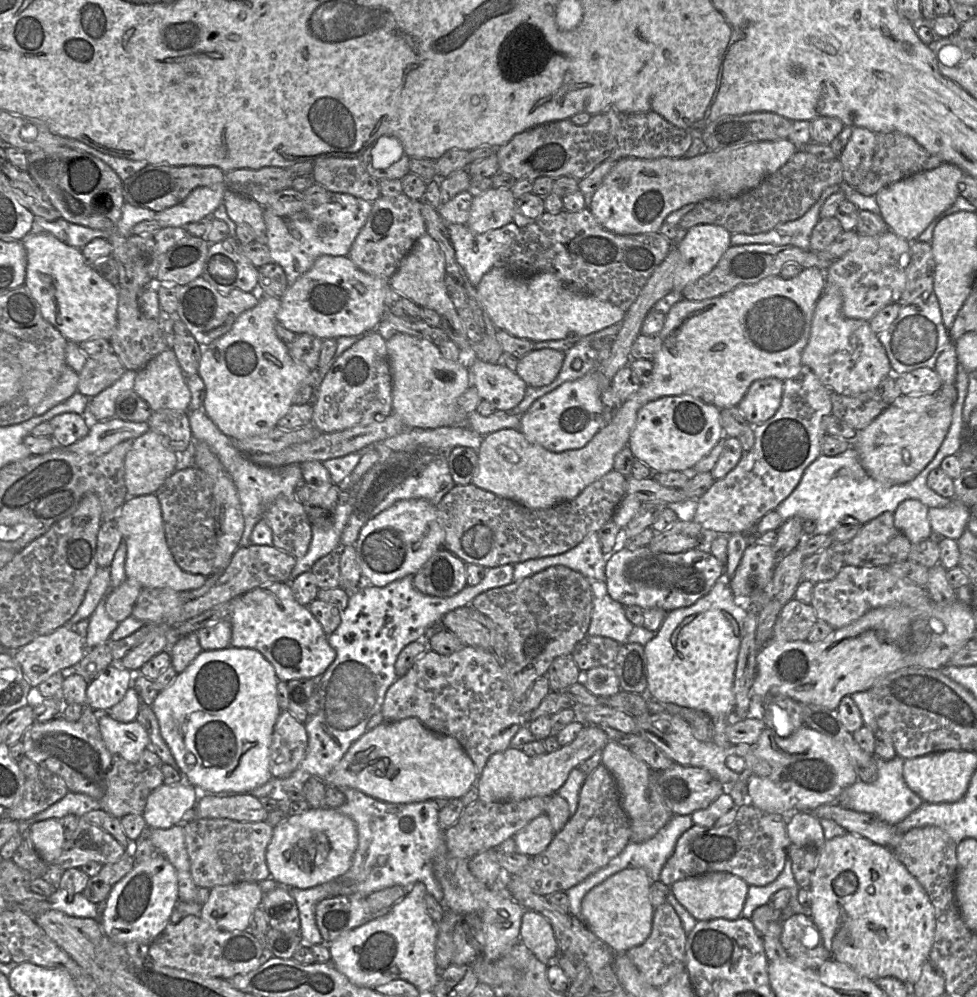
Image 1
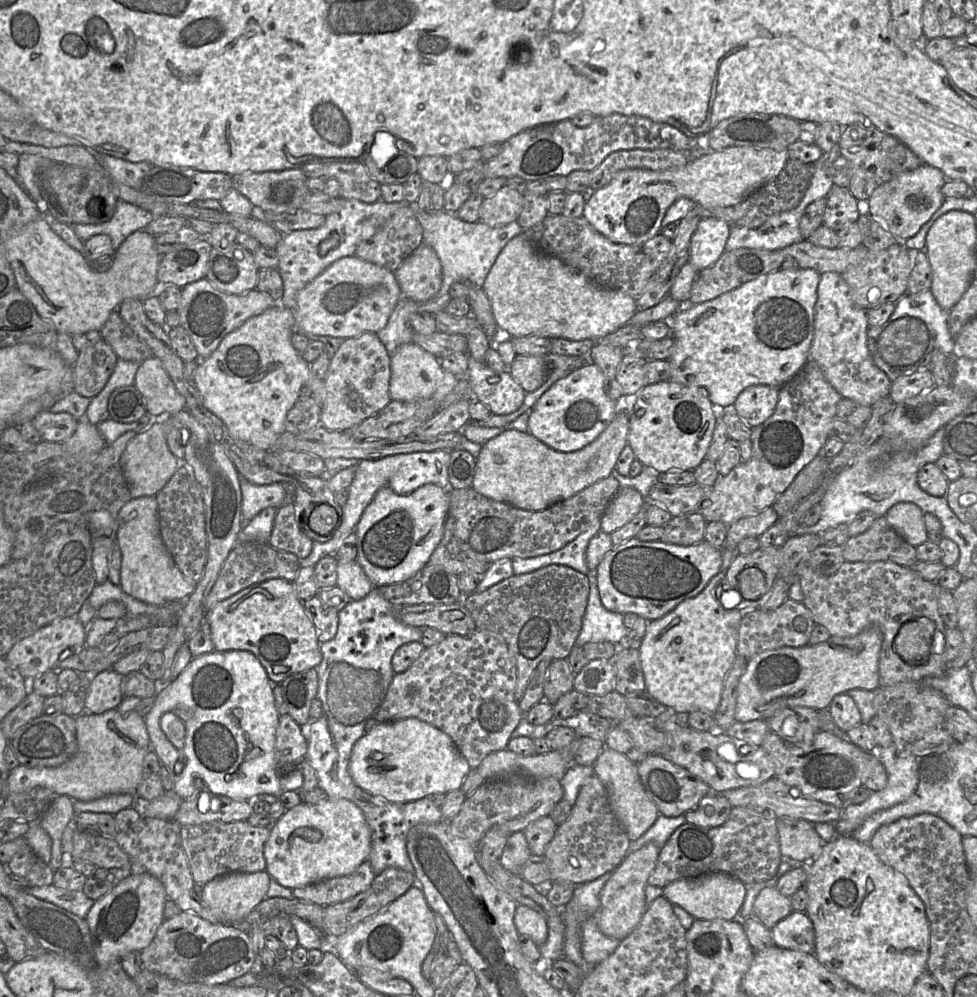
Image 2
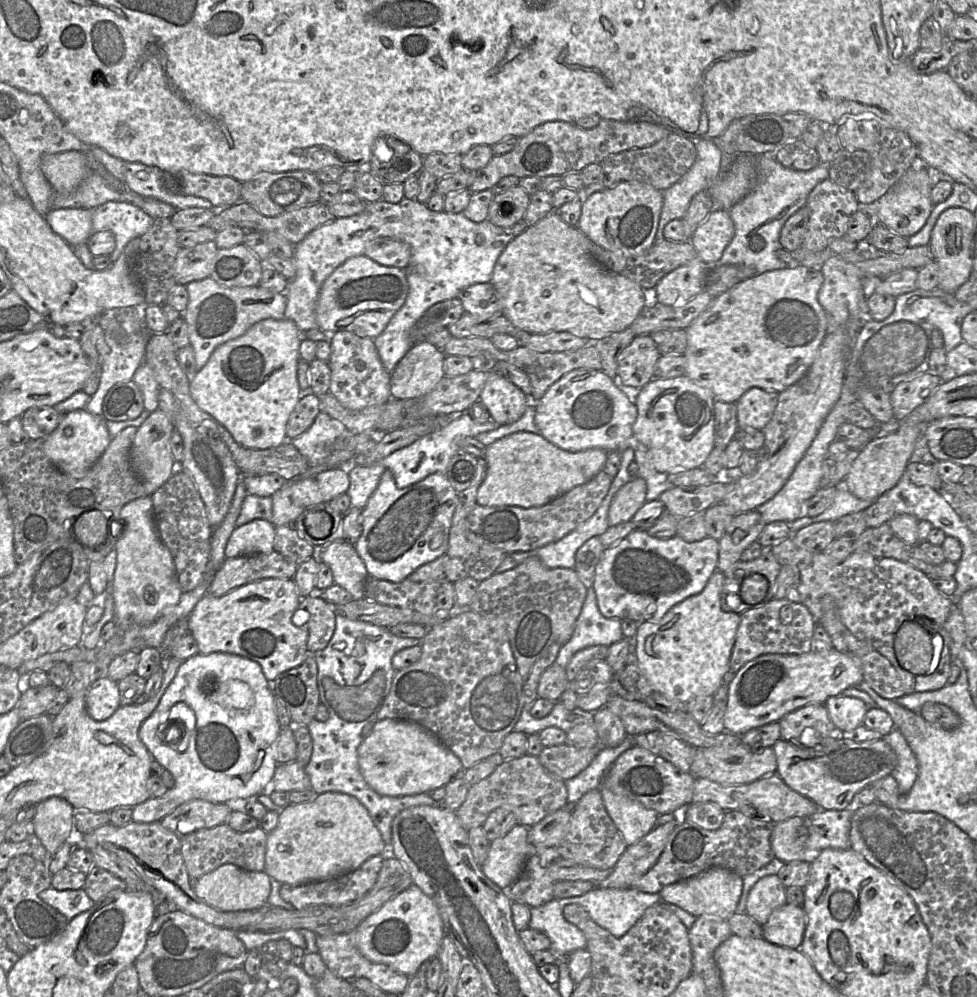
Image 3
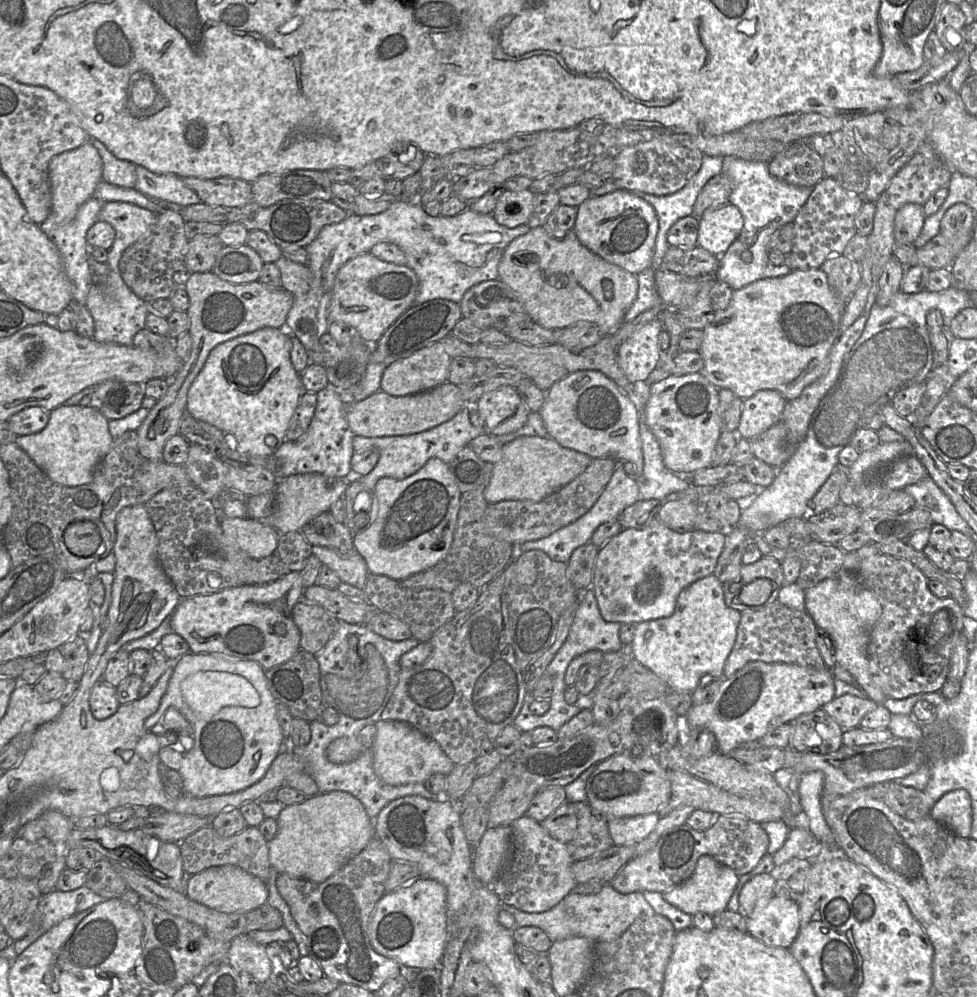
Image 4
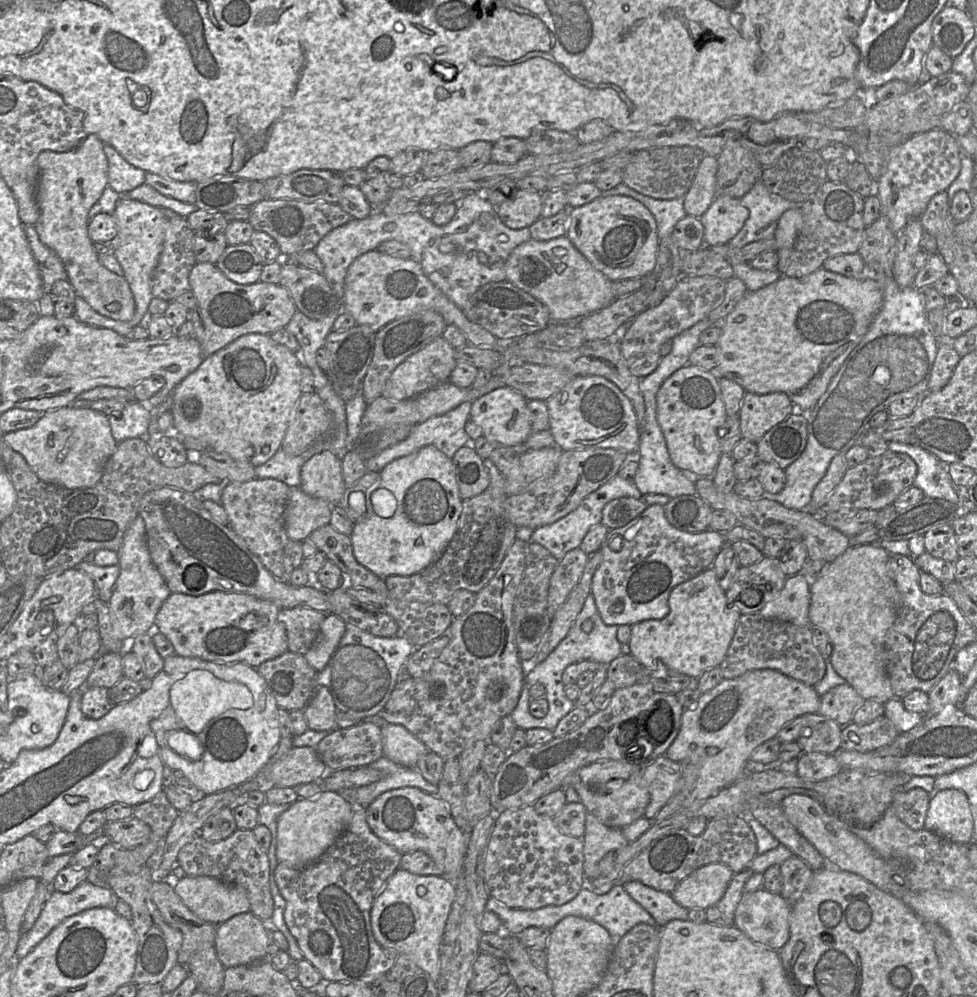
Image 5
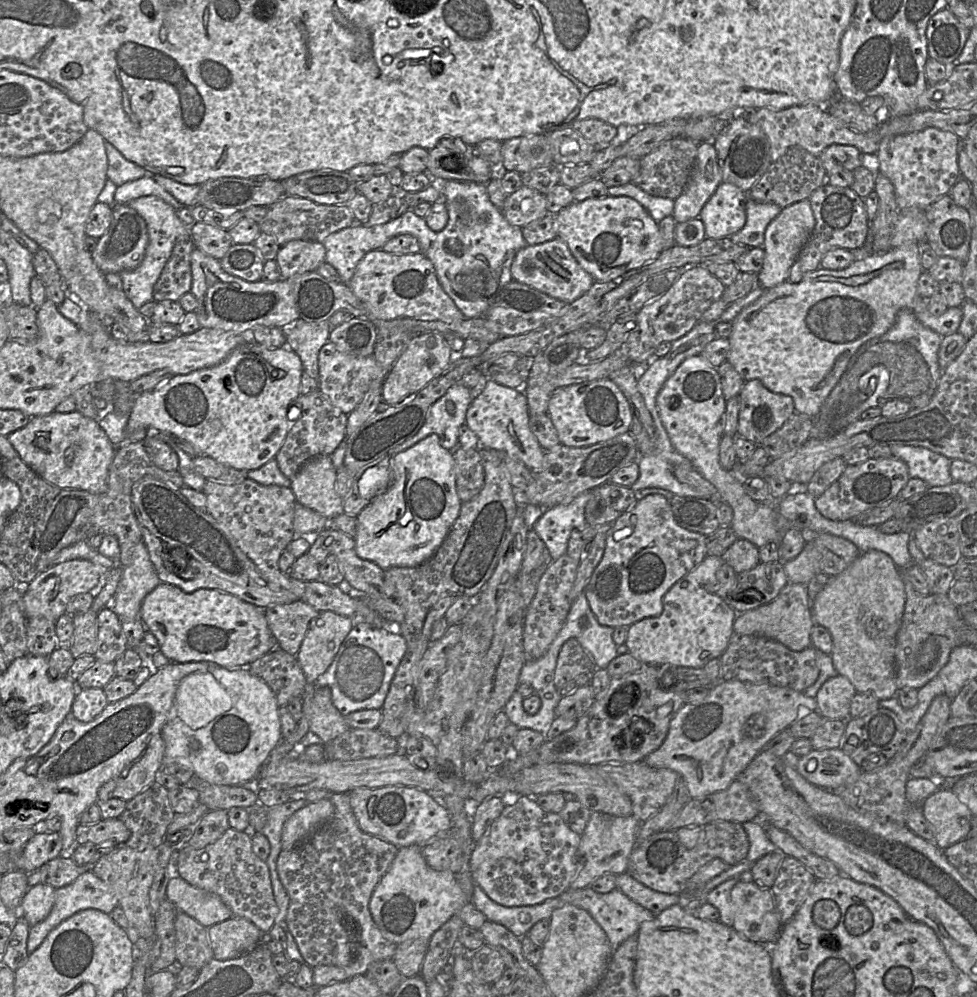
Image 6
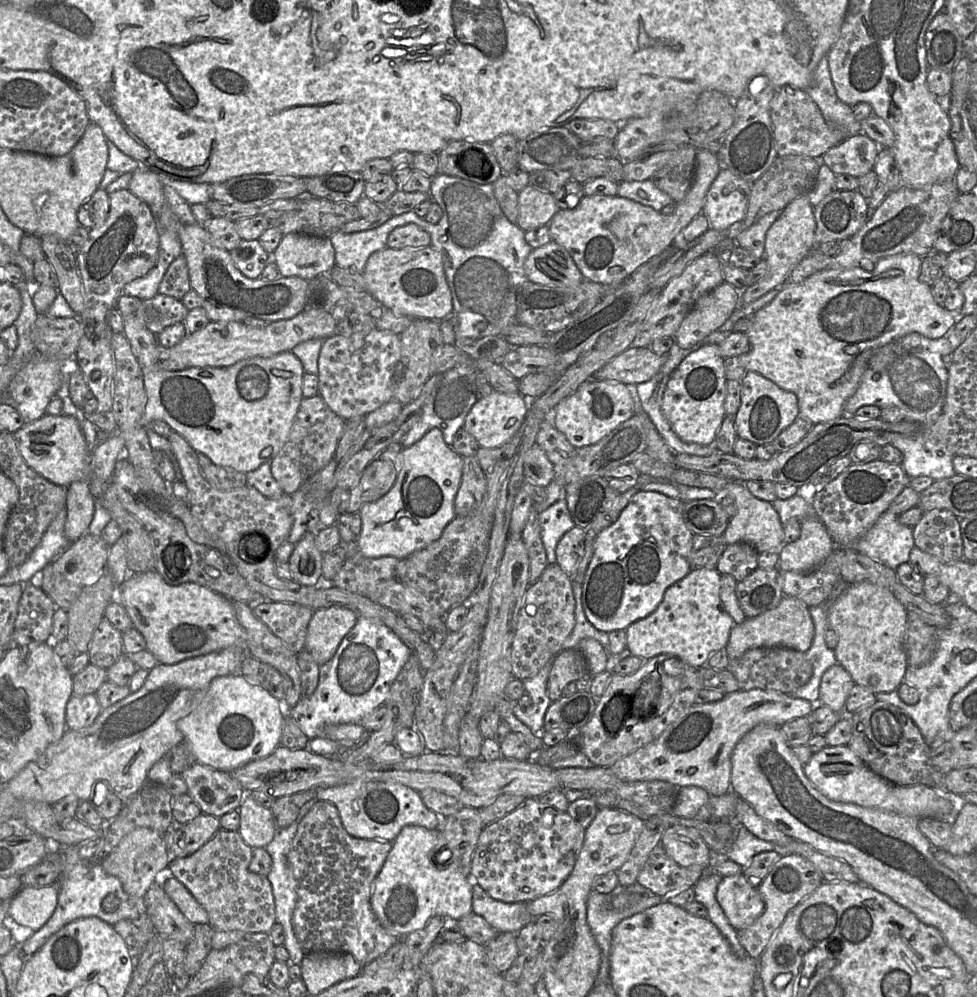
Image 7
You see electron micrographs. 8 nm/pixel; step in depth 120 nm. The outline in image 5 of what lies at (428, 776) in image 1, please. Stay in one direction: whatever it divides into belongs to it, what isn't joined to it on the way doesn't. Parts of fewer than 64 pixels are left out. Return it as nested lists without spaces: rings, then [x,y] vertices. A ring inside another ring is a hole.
[[[385,723],[380,728],[383,740],[383,756],[396,764],[415,768],[419,758],[430,751],[423,742],[402,725]]]

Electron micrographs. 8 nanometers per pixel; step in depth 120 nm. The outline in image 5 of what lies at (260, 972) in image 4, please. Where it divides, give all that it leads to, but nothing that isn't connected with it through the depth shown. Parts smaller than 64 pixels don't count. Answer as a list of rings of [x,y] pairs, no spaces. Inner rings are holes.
[[[250,911],[237,914],[217,925],[217,956],[226,968],[267,959],[269,935],[268,922],[263,922]]]

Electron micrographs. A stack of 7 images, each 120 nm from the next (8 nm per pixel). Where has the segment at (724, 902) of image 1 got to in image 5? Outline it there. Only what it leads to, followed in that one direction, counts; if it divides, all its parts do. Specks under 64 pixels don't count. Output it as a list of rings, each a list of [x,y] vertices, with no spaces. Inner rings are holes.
[[[721,863],[697,868],[671,892],[673,899],[687,909],[706,910],[721,900],[734,872]]]

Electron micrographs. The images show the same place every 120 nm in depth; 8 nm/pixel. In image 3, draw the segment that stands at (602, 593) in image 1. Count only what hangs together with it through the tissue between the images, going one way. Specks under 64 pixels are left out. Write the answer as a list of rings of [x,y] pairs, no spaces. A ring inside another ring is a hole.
[[[591,586],[587,588],[586,598],[576,620],[574,632],[571,638],[561,646],[554,663],[566,669],[576,652],[595,645],[609,647],[622,638],[624,637],[621,620],[605,618],[601,614],[595,591]]]

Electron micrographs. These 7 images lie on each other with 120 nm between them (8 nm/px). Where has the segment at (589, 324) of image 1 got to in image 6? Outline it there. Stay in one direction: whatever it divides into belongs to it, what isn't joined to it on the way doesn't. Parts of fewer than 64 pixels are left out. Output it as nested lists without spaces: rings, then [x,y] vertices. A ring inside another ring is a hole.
[[[558,237],[540,244],[528,244],[520,249],[514,257],[511,274],[513,280],[535,288],[566,304],[571,304],[585,294],[595,282],[594,278],[577,262],[568,245]]]

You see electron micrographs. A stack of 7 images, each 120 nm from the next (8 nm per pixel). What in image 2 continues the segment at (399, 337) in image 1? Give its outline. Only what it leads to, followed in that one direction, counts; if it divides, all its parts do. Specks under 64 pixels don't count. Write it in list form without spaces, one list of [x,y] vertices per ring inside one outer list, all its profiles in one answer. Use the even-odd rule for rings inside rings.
[[[414,342],[398,346],[390,356],[389,394],[391,400],[412,401],[428,398],[441,386],[452,386],[453,389],[457,380],[457,376],[441,367],[439,359]]]

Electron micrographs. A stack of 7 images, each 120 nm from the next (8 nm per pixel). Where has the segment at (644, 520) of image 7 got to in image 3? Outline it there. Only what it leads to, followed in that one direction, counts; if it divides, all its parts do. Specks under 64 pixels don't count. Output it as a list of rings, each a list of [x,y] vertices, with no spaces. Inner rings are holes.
[[[634,530],[615,545],[607,547],[596,565],[595,576],[591,586],[596,594],[598,608],[605,618],[618,618],[620,620],[630,619],[636,622],[659,621],[673,606],[690,596],[699,594],[705,588],[708,580],[717,570],[718,556],[718,540],[711,537],[705,537],[704,539],[696,542],[686,542],[678,536],[674,536],[669,539],[658,539],[650,536],[646,530]]]

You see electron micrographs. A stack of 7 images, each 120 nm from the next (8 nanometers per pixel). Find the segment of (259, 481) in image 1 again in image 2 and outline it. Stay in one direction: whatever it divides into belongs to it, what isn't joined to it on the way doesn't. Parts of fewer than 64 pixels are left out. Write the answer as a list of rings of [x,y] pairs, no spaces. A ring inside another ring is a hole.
[[[240,476],[242,494],[242,528],[267,507],[279,508],[286,503],[287,493],[281,483],[255,485]]]

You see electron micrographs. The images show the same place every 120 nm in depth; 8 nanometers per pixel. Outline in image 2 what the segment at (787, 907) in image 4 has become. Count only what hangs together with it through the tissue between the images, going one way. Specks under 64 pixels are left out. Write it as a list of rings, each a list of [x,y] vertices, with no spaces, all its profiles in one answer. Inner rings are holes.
[[[793,910],[787,917],[778,922],[771,929],[771,932],[776,946],[814,954],[814,926],[805,912]],[[803,932],[808,932],[807,940],[804,943],[798,943],[797,938]]]

